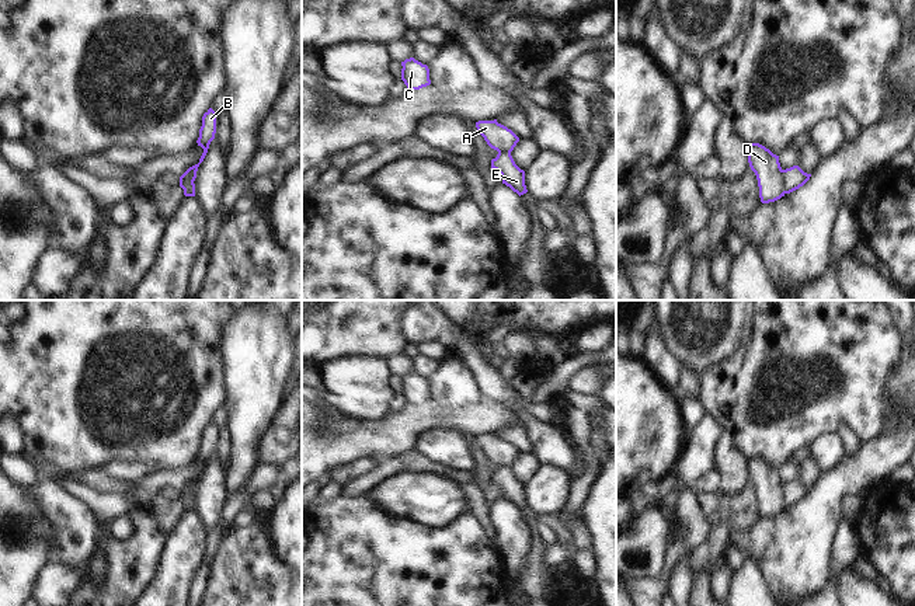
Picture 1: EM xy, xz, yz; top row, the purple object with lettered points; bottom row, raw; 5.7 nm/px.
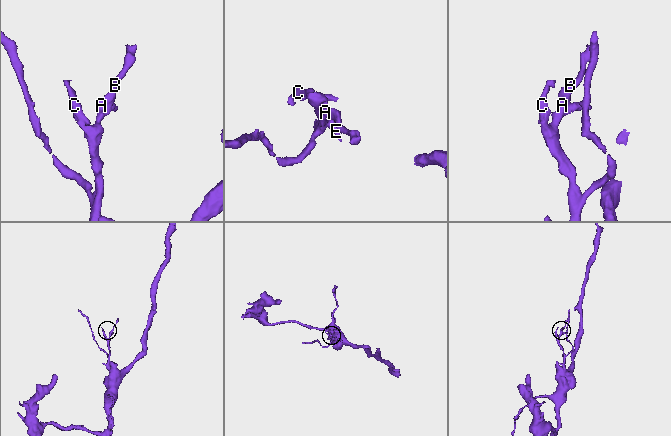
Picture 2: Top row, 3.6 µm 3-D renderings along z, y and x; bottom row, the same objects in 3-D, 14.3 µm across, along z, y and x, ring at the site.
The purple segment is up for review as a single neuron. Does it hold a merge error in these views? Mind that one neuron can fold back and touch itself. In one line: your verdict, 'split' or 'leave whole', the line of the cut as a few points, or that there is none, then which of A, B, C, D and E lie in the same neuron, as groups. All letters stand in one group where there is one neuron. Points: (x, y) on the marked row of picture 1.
split; cut in xy along (195, 173), (184, 176), (183, 188); A B C D / E

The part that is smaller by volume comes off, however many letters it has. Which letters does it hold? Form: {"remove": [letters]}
{"remove": ["E"]}

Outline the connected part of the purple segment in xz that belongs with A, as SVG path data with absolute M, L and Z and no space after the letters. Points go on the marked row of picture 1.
M479 121L476 122L477 132L484 137L487 144L501 152L512 152L516 143L519 142L519 137L507 126L501 125L494 121Z

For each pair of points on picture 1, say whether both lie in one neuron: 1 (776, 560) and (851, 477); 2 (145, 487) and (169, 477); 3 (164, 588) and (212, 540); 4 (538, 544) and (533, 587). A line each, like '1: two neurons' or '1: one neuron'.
1: one neuron
2: one neuron
3: two neurons
4: one neuron

